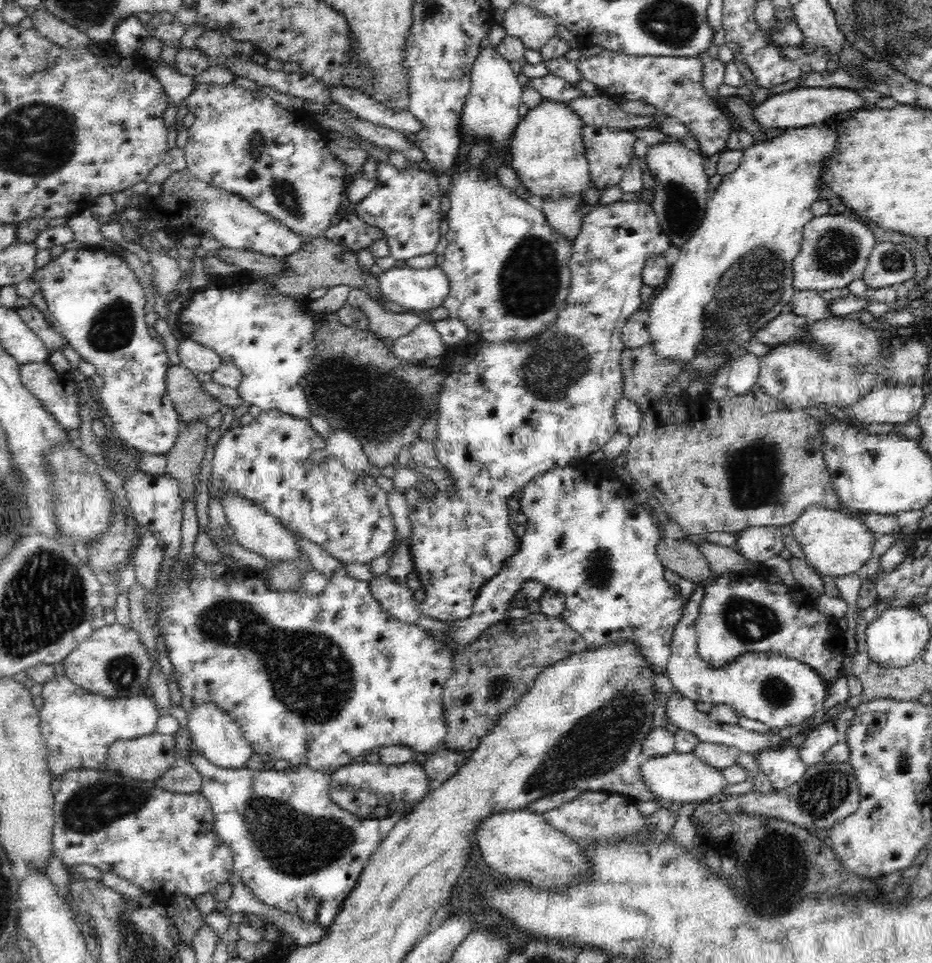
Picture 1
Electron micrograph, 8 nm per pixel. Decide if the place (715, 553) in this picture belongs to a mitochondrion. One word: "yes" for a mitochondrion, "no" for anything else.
no

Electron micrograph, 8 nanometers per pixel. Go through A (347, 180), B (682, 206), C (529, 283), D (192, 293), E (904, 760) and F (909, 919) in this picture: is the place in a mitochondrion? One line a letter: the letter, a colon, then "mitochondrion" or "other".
A: other
B: mitochondrion
C: mitochondrion
D: other
E: mitochondrion
F: other

